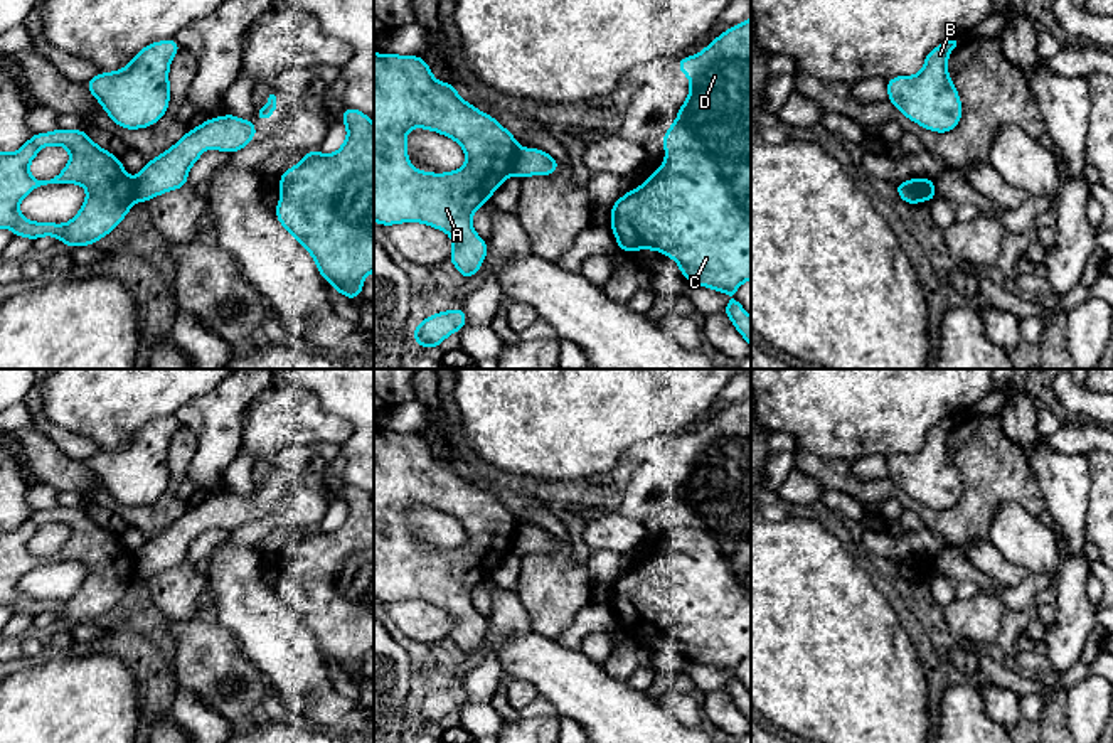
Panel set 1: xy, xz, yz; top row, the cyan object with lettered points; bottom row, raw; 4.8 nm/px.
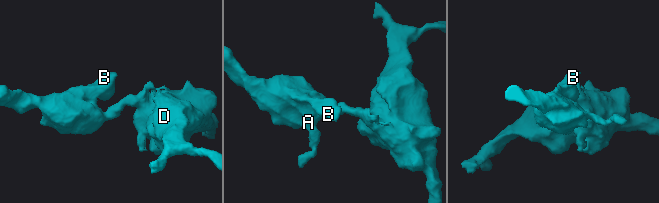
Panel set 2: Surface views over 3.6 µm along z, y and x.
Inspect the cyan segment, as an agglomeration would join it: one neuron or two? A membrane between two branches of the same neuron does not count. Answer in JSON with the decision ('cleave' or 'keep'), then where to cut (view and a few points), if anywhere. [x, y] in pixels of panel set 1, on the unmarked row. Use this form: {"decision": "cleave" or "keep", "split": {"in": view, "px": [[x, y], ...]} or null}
{"decision": "cleave", "split": {"in": "xz", "px": [[519, 524], [509, 550]]}}

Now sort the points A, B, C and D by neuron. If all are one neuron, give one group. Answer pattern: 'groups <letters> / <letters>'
groups A B / C D

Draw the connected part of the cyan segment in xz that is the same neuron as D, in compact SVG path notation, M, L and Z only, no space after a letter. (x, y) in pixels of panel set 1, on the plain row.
M751 394L727 406L702 430L680 436L677 446L690 457L690 470L662 516L663 543L613 581L610 605L621 628L665 630L694 662L732 674L751 657Z

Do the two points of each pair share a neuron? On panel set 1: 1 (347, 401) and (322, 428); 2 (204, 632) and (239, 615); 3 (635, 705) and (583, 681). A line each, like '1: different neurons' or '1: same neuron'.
1: different neurons
2: different neurons
3: same neuron

